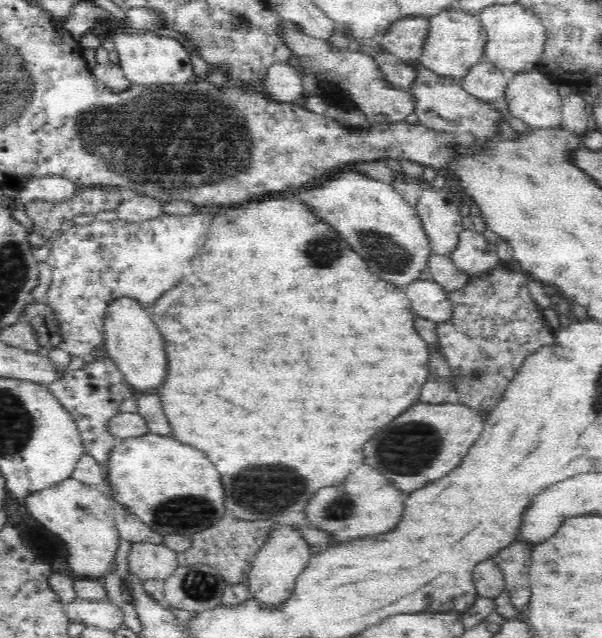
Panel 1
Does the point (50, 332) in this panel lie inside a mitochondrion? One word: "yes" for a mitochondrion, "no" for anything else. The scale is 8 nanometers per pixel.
no

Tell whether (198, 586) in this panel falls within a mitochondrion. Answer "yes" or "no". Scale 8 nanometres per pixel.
yes

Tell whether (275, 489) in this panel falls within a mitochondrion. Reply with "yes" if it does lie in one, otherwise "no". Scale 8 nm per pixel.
yes

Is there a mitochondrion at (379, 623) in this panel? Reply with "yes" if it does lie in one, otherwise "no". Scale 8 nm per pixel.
no

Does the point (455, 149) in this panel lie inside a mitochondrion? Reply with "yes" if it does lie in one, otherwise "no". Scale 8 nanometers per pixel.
no

